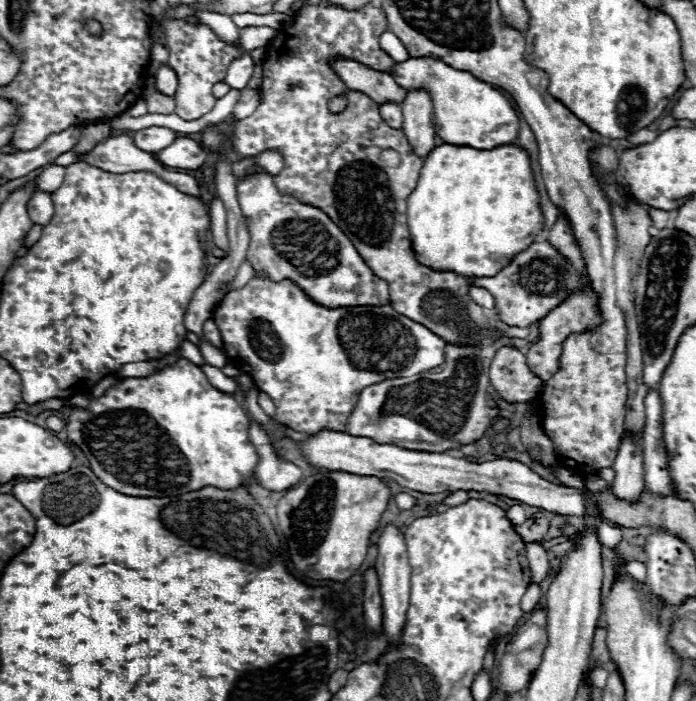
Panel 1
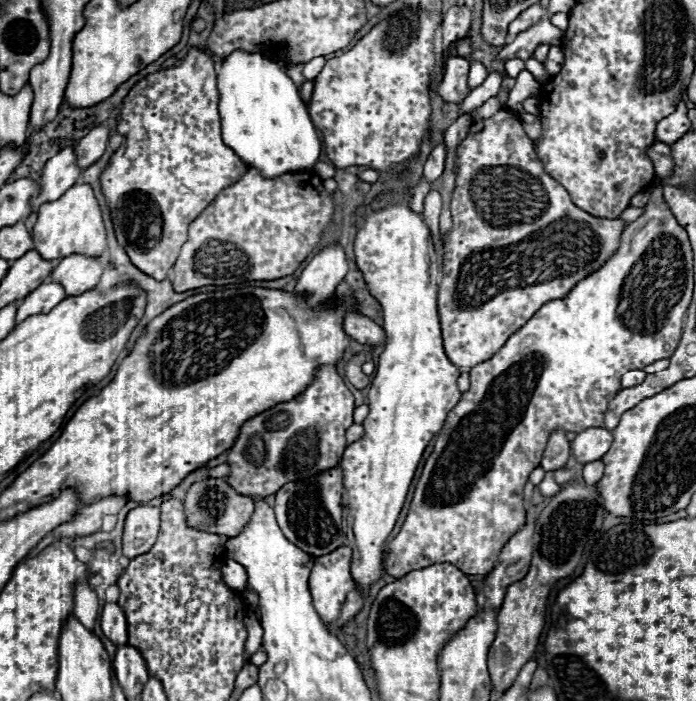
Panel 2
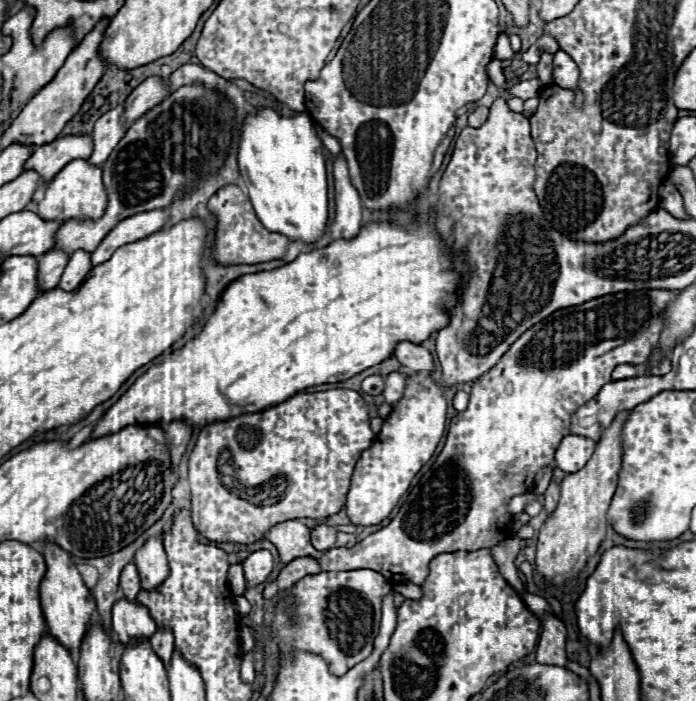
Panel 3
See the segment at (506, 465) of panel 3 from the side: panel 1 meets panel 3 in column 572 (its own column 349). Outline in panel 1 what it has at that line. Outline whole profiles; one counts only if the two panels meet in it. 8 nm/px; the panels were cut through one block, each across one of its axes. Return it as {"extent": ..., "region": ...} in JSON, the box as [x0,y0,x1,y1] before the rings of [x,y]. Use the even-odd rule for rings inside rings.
{"extent":[214,276,444,434],"region":[[[252,276],[244,288],[228,292],[214,310],[228,362],[252,376],[254,386],[266,392],[274,406],[274,420],[296,432],[316,434],[320,430],[346,430],[346,420],[366,386],[386,378],[412,376],[432,370],[444,362],[444,340],[426,326],[398,314],[392,306],[340,306],[326,308],[316,304],[292,280],[274,282],[266,276]]]}

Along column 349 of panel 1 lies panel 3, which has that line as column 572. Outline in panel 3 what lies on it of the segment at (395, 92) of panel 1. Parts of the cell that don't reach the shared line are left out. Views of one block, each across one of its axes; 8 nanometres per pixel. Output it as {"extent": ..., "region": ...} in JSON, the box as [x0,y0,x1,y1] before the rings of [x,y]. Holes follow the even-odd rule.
{"extent":[552,50,580,88],"region":[[[558,50],[554,54],[554,72],[552,72],[552,76],[554,76],[554,84],[558,84],[560,88],[576,88],[580,72],[578,72],[578,66],[574,64],[574,60],[568,54]]]}

